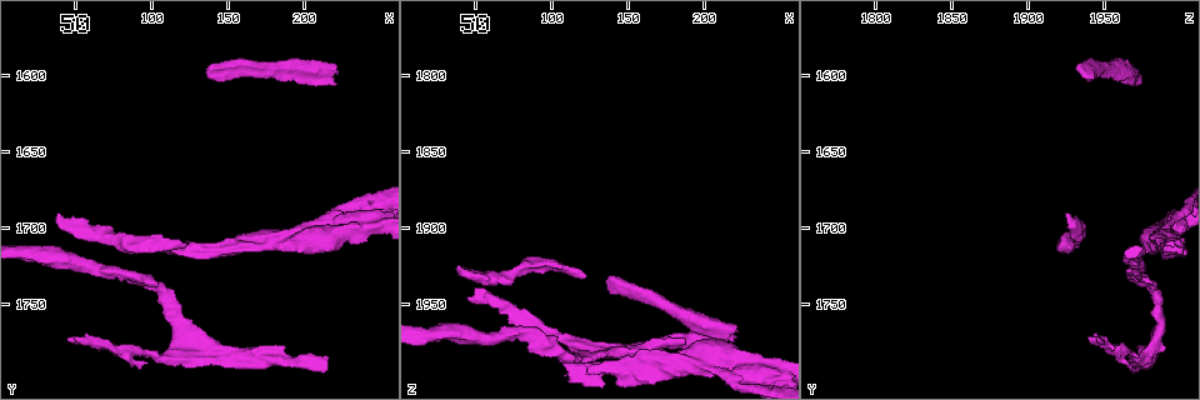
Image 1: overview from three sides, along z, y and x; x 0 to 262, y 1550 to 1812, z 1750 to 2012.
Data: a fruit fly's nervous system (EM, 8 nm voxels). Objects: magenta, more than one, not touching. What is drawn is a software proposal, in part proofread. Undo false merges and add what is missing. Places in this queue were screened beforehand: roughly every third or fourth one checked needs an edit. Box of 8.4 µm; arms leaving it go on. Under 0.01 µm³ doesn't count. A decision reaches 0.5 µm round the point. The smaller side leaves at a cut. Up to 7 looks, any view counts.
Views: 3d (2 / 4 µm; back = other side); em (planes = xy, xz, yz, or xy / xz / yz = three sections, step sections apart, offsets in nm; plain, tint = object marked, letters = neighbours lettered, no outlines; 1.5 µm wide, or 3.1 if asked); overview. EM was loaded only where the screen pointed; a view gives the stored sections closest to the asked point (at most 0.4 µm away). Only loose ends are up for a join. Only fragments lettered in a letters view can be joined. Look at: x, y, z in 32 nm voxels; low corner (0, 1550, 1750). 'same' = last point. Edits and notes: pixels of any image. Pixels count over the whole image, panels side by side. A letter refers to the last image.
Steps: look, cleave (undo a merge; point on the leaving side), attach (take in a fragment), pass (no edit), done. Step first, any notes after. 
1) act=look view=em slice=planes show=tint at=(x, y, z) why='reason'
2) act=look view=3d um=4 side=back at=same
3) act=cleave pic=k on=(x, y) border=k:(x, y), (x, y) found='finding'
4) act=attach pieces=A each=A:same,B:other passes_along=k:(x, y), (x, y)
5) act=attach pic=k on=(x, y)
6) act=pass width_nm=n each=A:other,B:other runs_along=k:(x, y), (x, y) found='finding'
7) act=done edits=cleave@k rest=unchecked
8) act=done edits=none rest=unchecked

act=look view=3d um=2 at=(38, 1690, 1924)

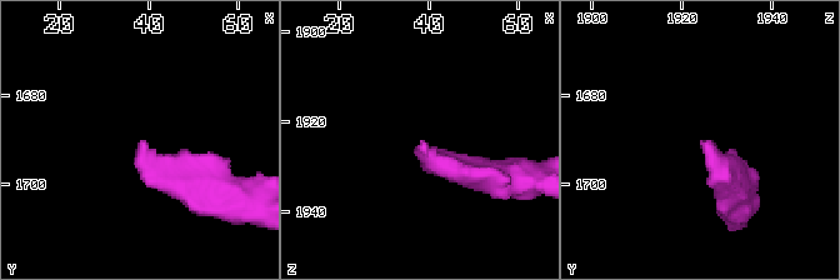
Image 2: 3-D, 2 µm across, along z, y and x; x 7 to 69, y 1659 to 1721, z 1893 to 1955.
act=look view=em slice=planes show=letters at=(38, 1691, 1925) why='now the EM'

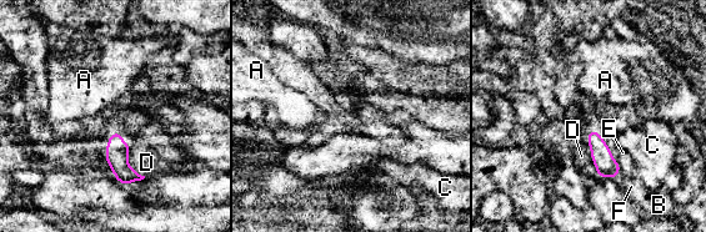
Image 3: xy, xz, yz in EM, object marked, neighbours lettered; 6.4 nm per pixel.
act=pass width_nm=130 each=A:other,B:other,C:other,D:other,E:other,F:other border=3:(129, 150), (128, 164), (145, 176) found='no lettered fragment goes on from it'

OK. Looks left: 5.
act=look view=em slice=planes show=letters at=(46, 1774, 1948) why='end of a long branch'

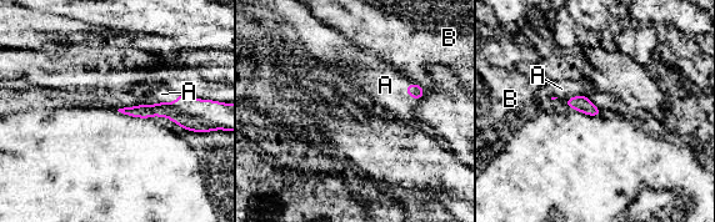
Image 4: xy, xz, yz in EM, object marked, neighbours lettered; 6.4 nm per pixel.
act=attach pieces=A each=A:same,B:other passes_along=4:(191, 114), (170, 102), (161, 94) found='the neuron continues'

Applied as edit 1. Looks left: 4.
act=look view=3d um=4 at=(120, 1776, 1984) why='abrupt turn'

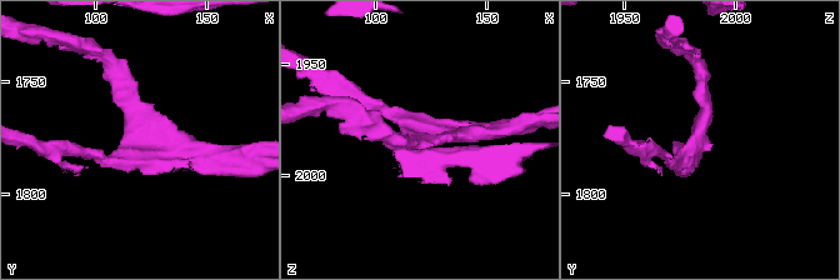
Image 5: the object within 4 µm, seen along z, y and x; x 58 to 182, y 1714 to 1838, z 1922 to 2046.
act=look view=em slice=yz step=8 show=plain at=(119, 1774, 1985) why='now the EM'

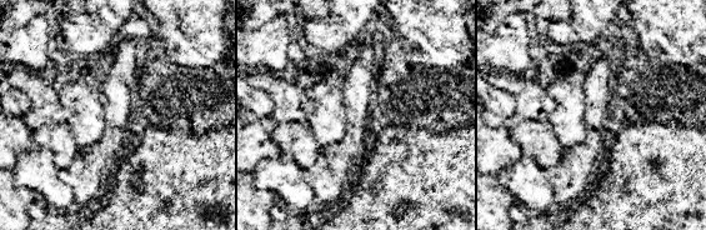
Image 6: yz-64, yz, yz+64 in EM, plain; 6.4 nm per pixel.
act=look view=em slice=yz step=8 show=letters at=same

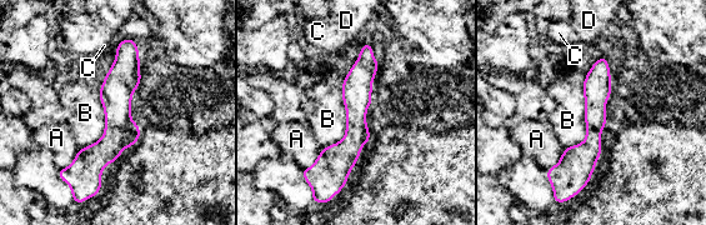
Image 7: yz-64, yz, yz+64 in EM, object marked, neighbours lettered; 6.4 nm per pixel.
act=pass width_nm=200 each=A:other,B:other,C:other,D:other found='continuous, no second neuron'

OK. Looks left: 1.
act=done edits=attach@4 rest=unchecked

